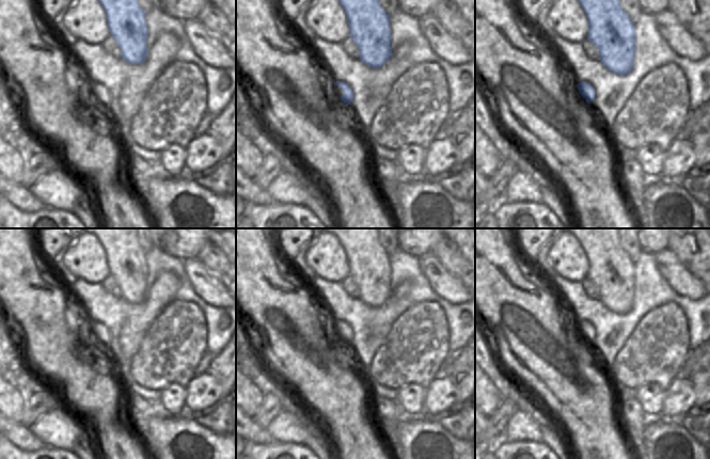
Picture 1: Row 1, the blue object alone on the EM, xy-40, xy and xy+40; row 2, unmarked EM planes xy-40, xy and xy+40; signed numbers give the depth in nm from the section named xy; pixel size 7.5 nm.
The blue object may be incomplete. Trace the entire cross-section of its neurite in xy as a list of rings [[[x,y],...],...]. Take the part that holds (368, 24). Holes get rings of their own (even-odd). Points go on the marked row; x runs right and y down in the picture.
[[[338,0],[349,25],[349,36],[360,50],[360,61],[372,68],[380,68],[392,58],[392,31],[390,15],[381,7],[379,0]]]

